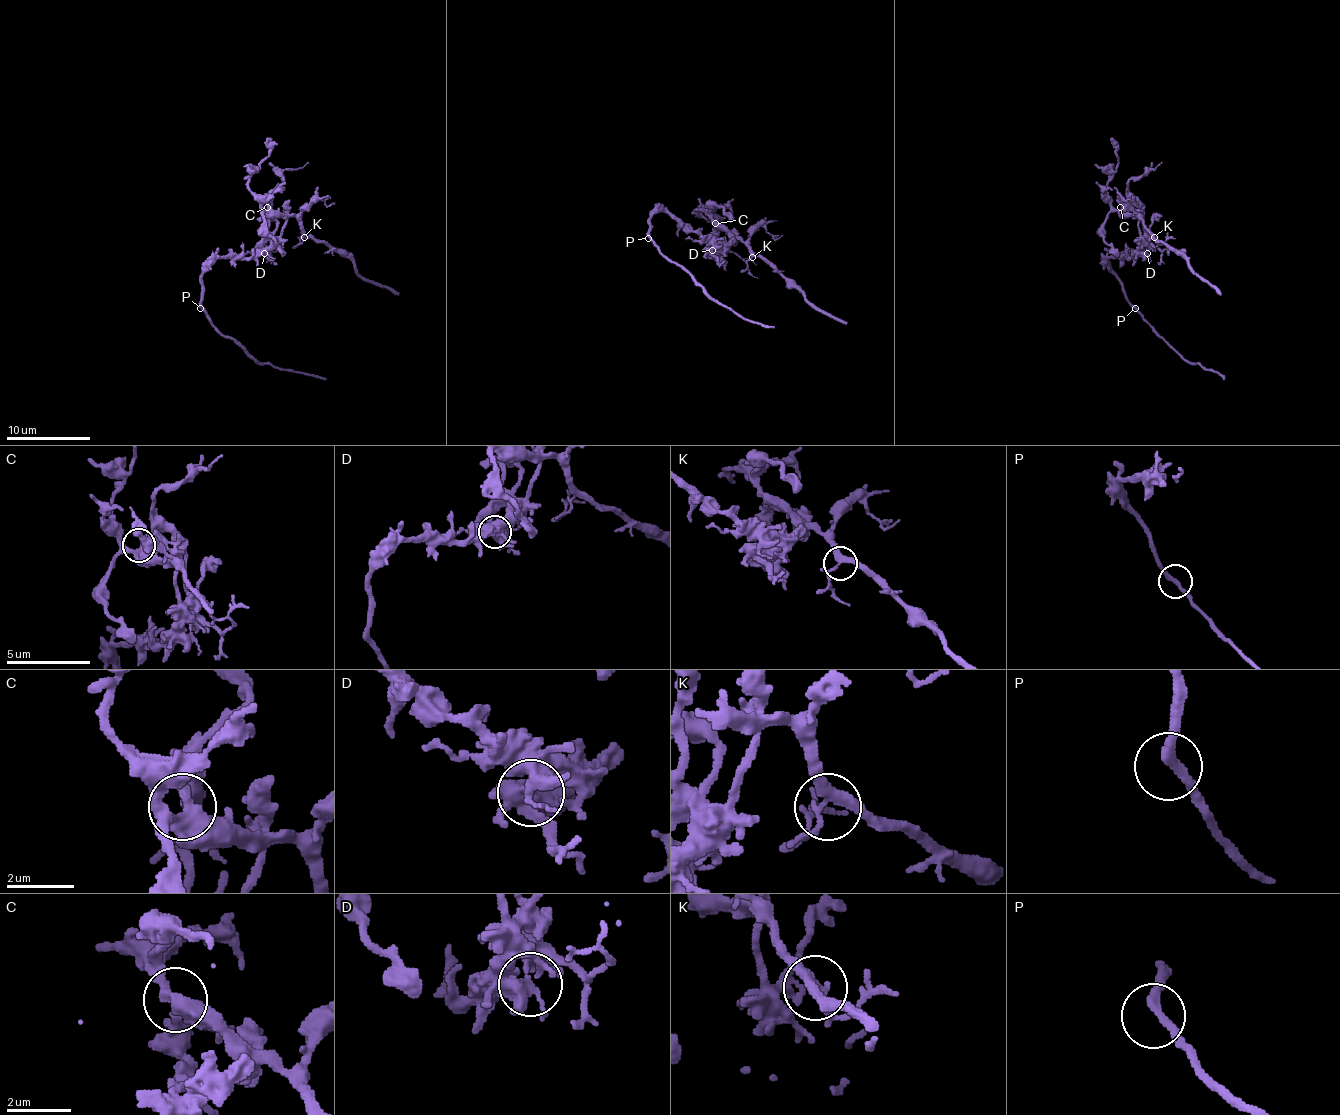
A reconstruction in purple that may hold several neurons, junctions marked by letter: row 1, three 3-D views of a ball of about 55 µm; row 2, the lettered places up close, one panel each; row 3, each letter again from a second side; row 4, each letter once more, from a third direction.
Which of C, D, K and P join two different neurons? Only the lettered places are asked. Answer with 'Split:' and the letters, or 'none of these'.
Split: D

